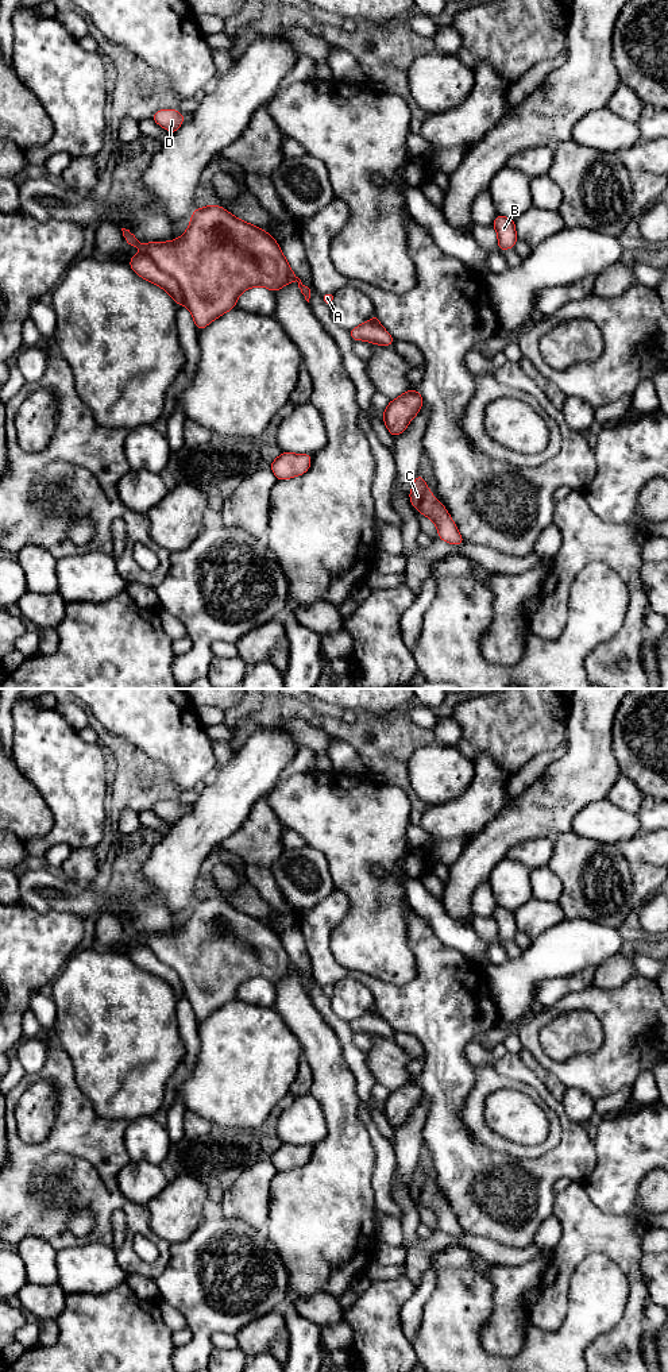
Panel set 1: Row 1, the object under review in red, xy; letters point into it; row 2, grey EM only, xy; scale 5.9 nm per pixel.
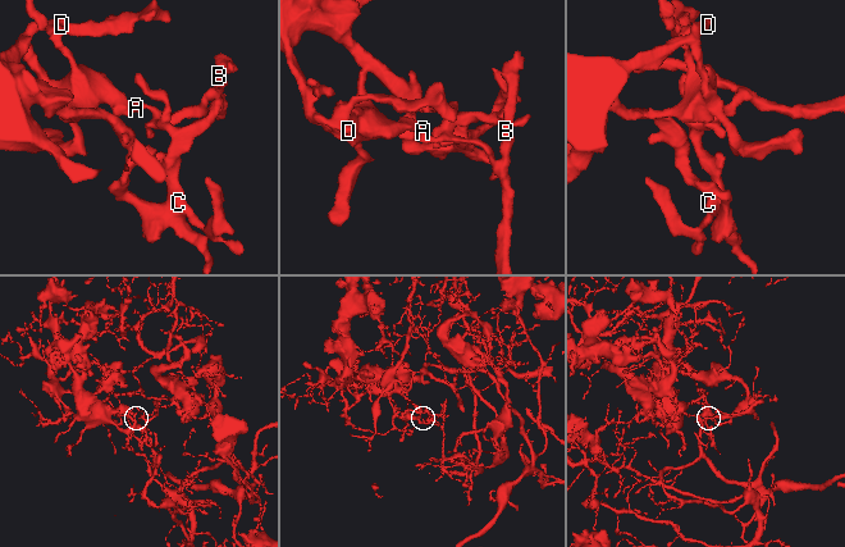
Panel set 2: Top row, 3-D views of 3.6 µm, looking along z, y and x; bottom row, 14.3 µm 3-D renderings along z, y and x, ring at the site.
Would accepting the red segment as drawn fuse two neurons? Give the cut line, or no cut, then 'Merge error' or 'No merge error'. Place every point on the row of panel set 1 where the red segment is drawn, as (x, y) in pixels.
Split along xy (143, 251), (177, 282), (185, 303). Merge error

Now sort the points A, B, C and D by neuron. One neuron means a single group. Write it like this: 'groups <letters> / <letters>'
groups A B / C D

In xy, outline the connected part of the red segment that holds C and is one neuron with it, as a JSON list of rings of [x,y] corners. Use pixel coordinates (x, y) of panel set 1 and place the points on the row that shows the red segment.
[[[420,474],[414,478],[409,498],[418,512],[436,524],[439,539],[455,546],[466,543],[447,509],[429,492],[425,479]]]

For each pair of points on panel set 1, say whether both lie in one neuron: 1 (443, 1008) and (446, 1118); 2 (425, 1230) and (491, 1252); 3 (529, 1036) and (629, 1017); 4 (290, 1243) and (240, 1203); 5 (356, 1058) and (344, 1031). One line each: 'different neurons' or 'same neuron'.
1: same neuron
2: different neurons
3: same neuron
4: different neurons
5: same neuron

